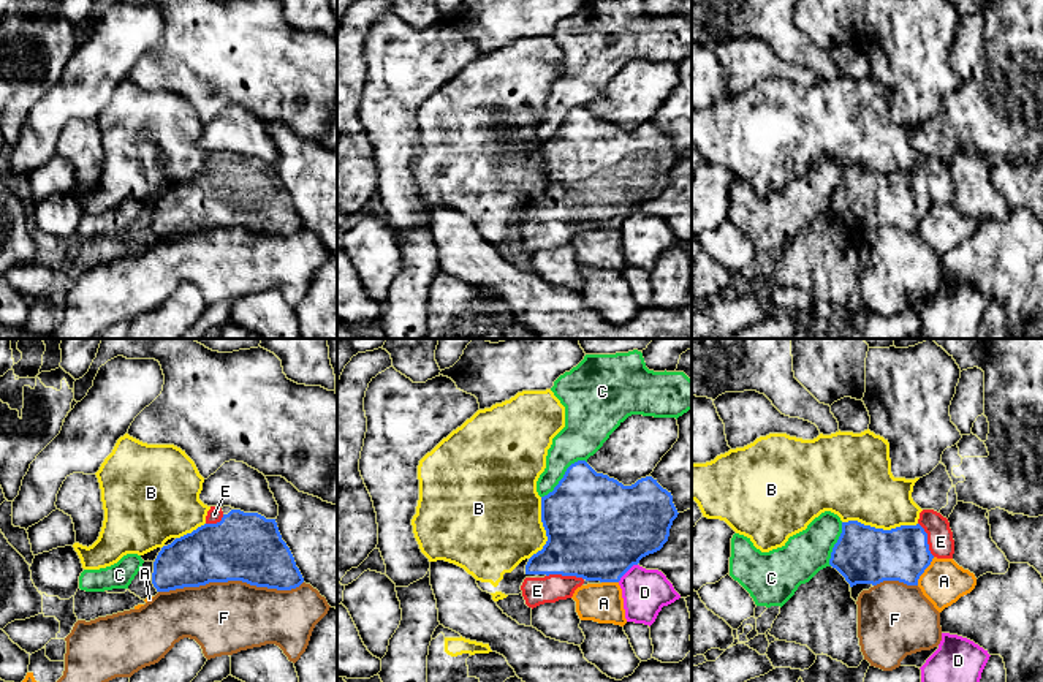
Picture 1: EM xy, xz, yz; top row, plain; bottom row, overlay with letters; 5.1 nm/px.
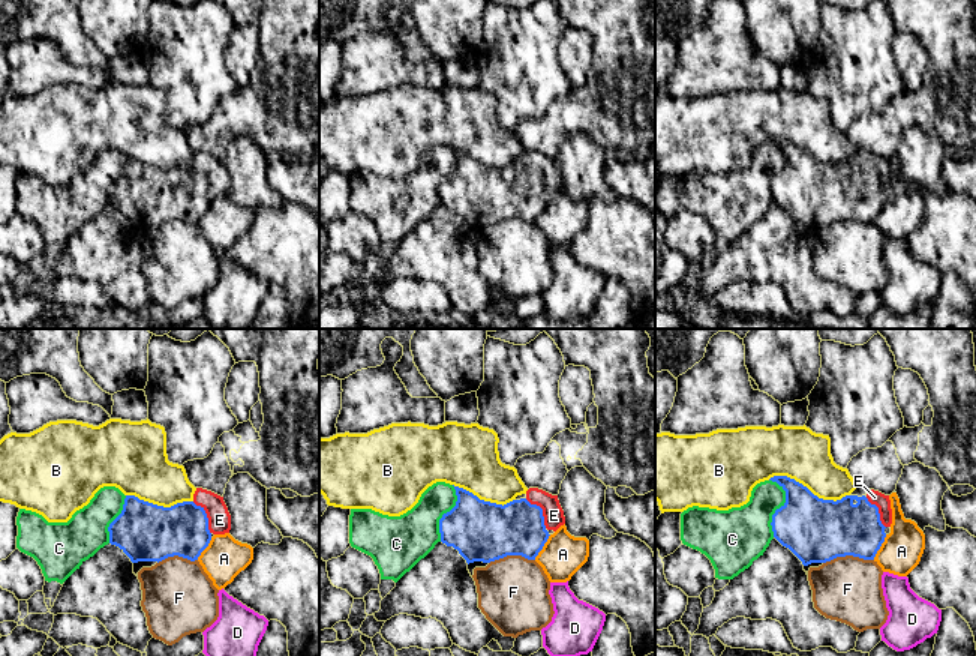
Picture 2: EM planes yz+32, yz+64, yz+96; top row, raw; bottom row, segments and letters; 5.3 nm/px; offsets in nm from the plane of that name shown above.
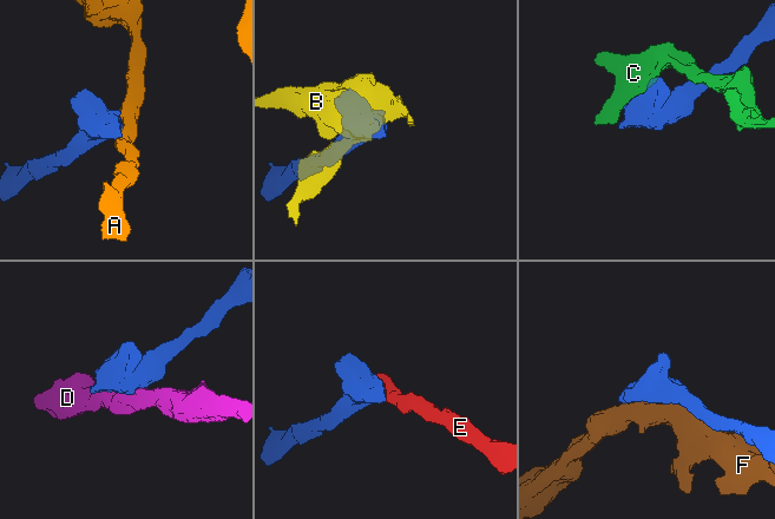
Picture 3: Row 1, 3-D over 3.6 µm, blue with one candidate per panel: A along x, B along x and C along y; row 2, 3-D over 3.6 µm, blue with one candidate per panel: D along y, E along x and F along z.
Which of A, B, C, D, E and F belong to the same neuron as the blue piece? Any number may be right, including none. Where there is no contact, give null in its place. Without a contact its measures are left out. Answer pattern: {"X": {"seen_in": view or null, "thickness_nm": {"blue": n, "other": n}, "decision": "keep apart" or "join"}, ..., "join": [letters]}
{"A": {"seen_in": "yz", "thickness_nm": {"blue": 280, "other": 220}, "decision": "keep apart"}, "B": {"seen_in": "yz", "thickness_nm": {"blue": 300, "other": 360}, "decision": "keep apart"}, "C": {"seen_in": "xz", "thickness_nm": {"blue": 460, "other": 220}, "decision": "keep apart"}, "D": {"seen_in": "xz", "thickness_nm": {"blue": 500, "other": 240}, "decision": "keep apart"}, "E": {"seen_in": "xz", "thickness_nm": {"blue": 460, "other": 140}, "decision": "join"}, "F": {"seen_in": "xy", "thickness_nm": {"blue": 360, "other": 360}, "decision": "keep apart"}, "join": ["E"]}

